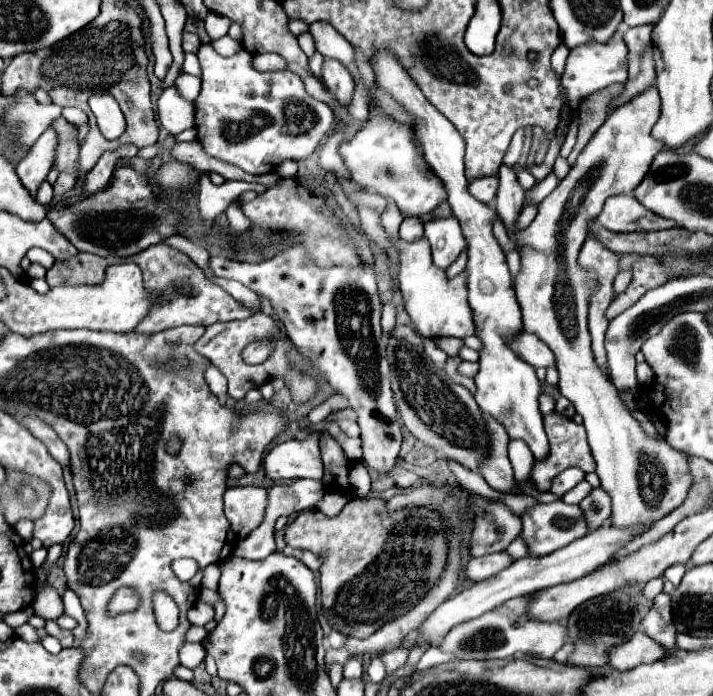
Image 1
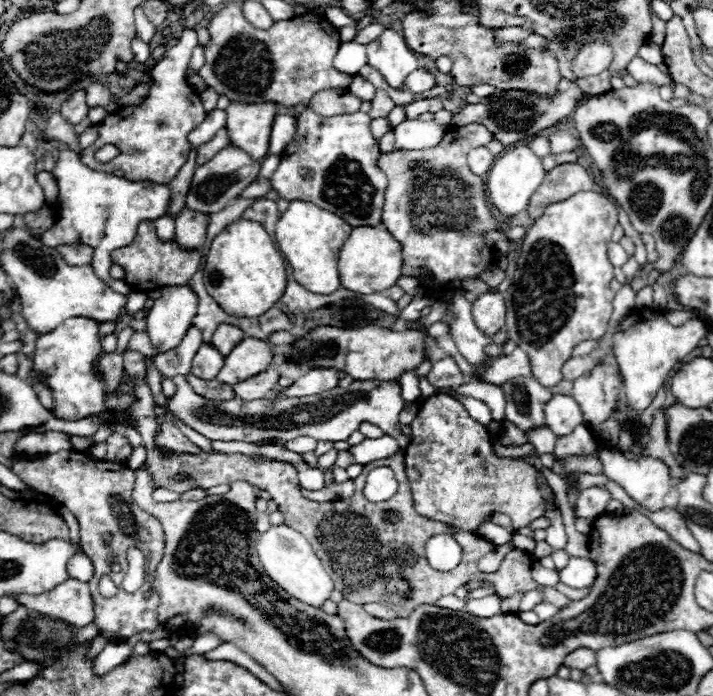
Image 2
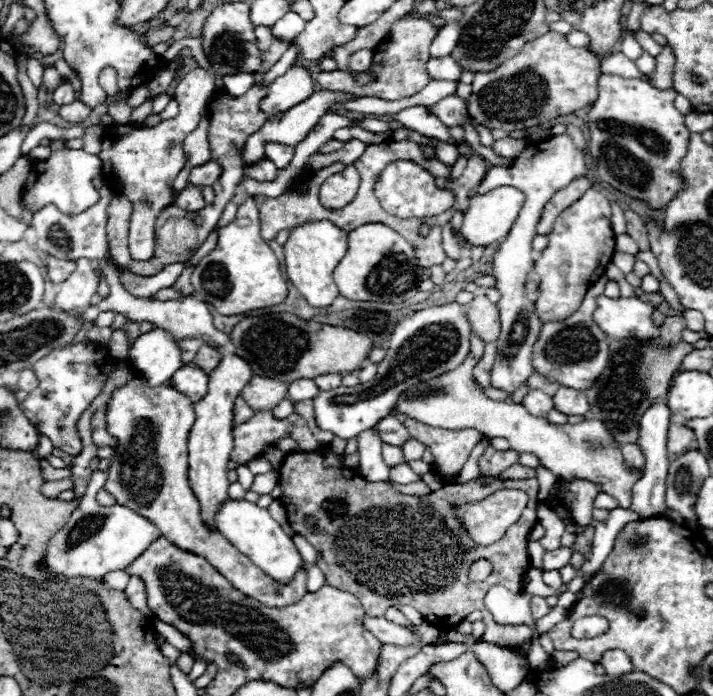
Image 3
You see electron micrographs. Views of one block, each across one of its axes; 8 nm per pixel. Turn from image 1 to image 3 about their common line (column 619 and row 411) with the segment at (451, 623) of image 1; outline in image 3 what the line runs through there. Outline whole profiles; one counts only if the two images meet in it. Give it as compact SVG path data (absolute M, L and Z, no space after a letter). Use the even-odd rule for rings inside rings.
M530 390L524 396L524 408L528 408L528 412L532 412L534 416L546 416L550 410L554 410L554 400L552 396L548 396L542 390Z

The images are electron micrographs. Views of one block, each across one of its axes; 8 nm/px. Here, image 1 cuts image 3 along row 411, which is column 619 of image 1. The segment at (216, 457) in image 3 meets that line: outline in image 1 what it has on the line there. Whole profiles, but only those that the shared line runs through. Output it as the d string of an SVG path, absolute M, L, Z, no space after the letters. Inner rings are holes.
M630 194L610 196L598 216L598 222L612 232L658 232L674 228L674 220L646 210Z

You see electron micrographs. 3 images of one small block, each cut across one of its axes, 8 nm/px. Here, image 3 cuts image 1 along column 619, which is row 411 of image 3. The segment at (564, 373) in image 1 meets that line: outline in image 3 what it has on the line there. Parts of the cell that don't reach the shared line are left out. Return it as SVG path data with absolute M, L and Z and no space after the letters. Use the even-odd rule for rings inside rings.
M472 332L470 340L470 354L460 368L446 372L444 376L416 384L416 388L408 388L404 396L400 396L396 404L396 412L404 414L406 418L420 420L422 424L446 430L462 430L462 428L476 428L486 438L502 436L510 442L512 450L516 452L532 452L540 458L540 464L554 472L558 478L588 478L596 484L604 486L604 492L614 496L620 508L630 508L632 504L632 486L640 478L642 472L628 472L622 464L620 446L614 442L610 432L604 424L596 418L586 418L580 424L552 424L546 418L532 416L524 410L522 404L508 404L490 400L484 394L484 388L474 382L472 370L476 362L484 354L484 340L480 340ZM136 378L118 388L108 404L106 422L108 432L118 438L120 446L114 448L104 490L110 492L118 504L152 520L156 528L160 528L160 532L178 548L204 556L236 590L246 596L274 608L300 602L308 592L306 570L300 570L292 584L280 586L256 568L248 556L238 552L224 536L202 522L200 504L188 488L188 434L194 420L194 402L172 386L152 388L144 380Z

